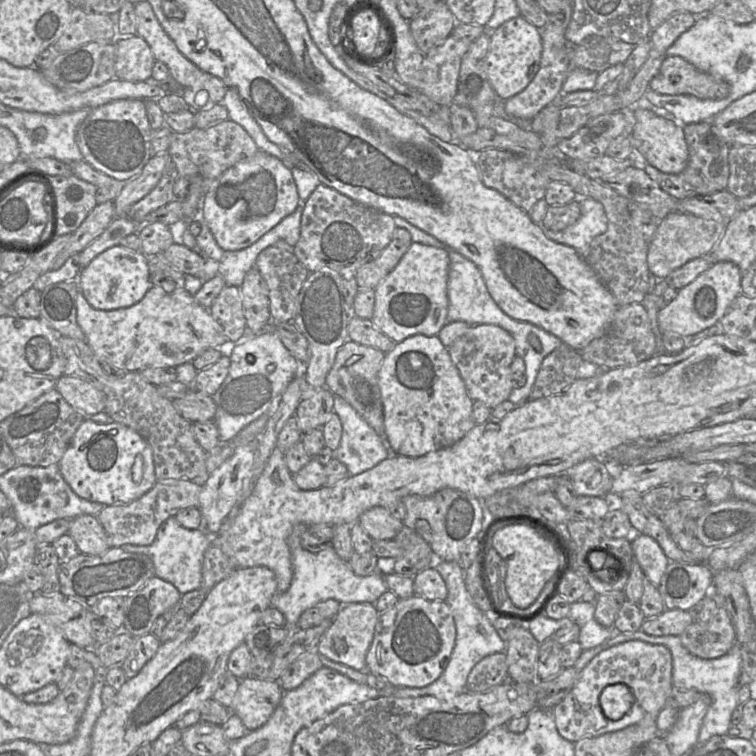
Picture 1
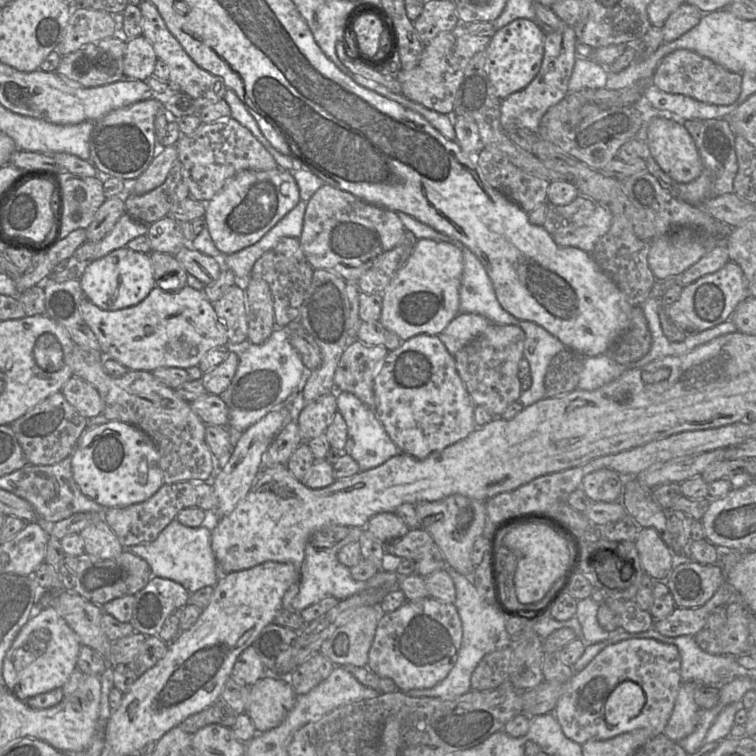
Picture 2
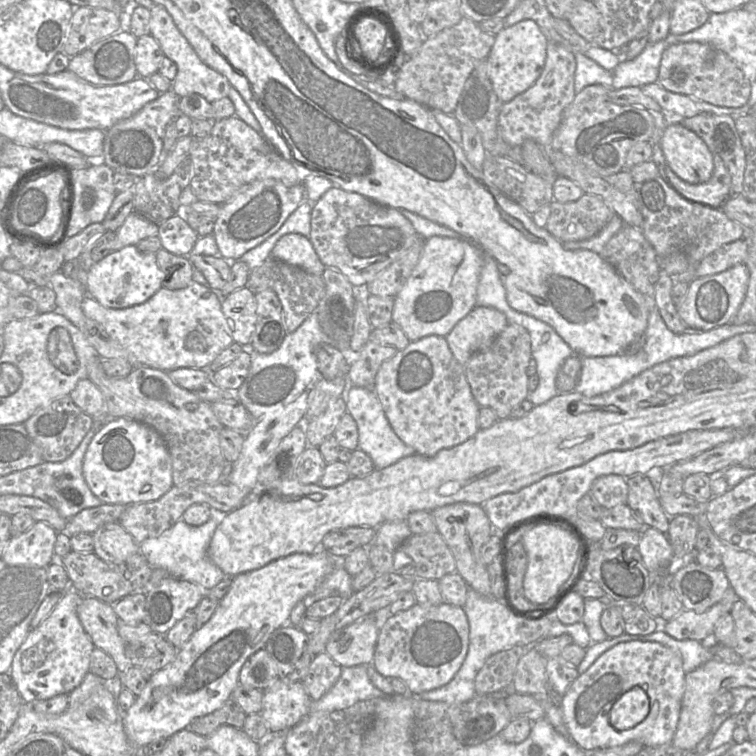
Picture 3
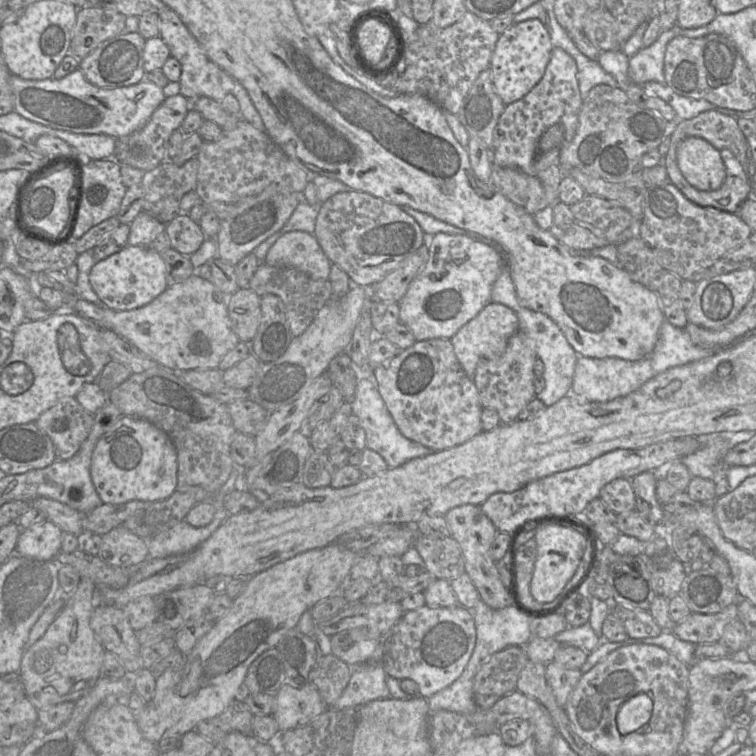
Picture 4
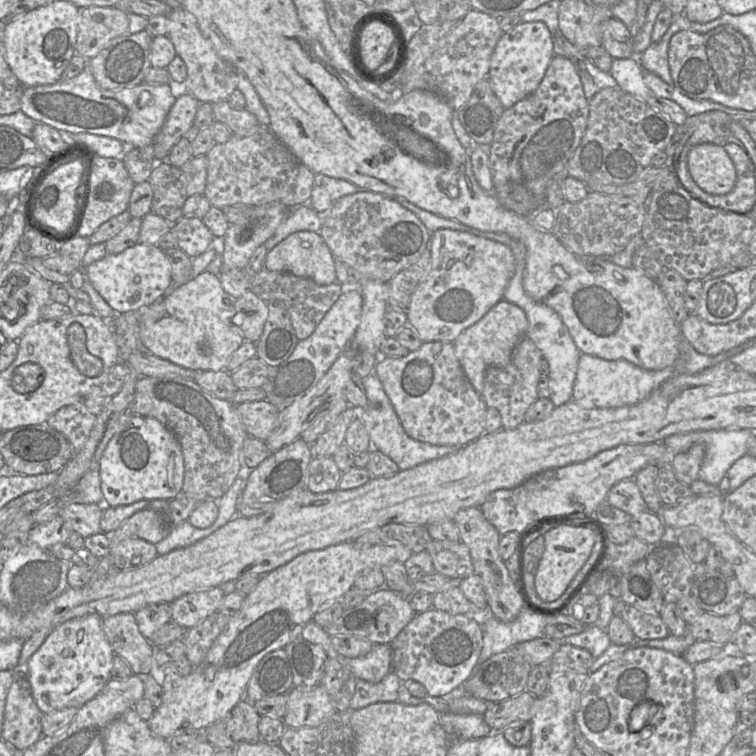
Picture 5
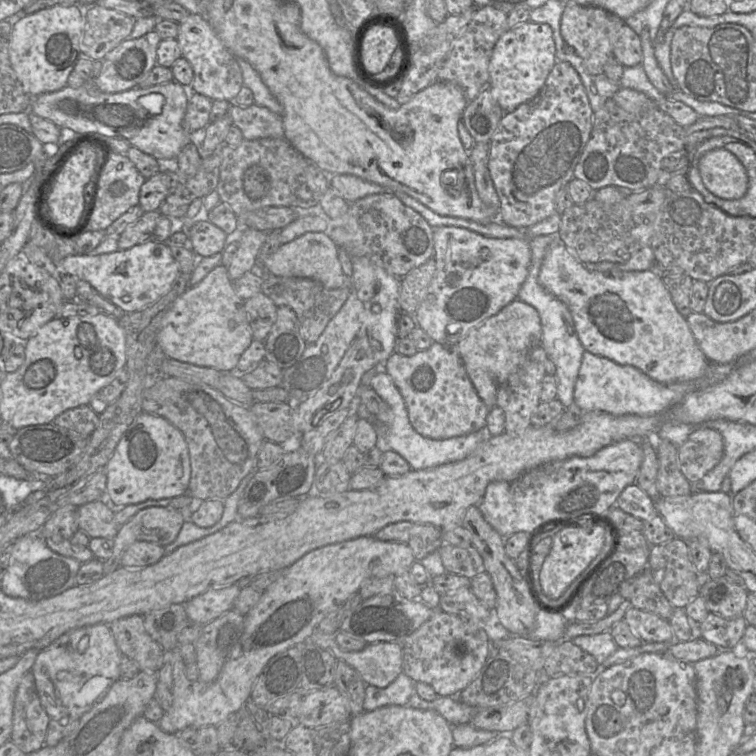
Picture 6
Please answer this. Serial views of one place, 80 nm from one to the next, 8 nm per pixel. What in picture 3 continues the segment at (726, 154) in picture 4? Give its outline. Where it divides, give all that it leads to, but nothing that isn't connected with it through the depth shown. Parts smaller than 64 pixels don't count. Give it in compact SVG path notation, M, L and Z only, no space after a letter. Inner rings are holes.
M718 155L714 156L713 175L705 183L686 185L667 164L665 174L668 183L688 201L712 208L721 208L731 196L731 177L723 160Z

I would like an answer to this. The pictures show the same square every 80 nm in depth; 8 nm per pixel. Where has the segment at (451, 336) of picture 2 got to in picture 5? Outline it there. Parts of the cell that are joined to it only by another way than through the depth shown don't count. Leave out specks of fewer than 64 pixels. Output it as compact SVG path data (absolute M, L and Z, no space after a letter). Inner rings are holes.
M502 299L478 322L465 329L453 343L455 354L474 390L481 395L484 374L490 366L505 366L510 362L519 340L526 336L528 319L522 308Z

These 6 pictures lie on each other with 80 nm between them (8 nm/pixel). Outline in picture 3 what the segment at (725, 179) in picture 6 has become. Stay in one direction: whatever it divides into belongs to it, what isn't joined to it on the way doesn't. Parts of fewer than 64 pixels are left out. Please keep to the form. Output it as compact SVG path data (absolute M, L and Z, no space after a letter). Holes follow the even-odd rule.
M678 121L666 124L660 145L666 164L685 182L702 184L712 177L714 158L706 143Z

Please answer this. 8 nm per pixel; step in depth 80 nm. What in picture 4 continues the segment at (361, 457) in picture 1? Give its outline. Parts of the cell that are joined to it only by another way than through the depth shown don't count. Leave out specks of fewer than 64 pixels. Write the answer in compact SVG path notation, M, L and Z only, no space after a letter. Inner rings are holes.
M362 377L358 380L355 396L350 404L352 413L359 418L365 430L367 448L381 455L389 468L397 468L411 459L433 453L431 449L411 441L401 434L378 391L377 385L369 378Z

